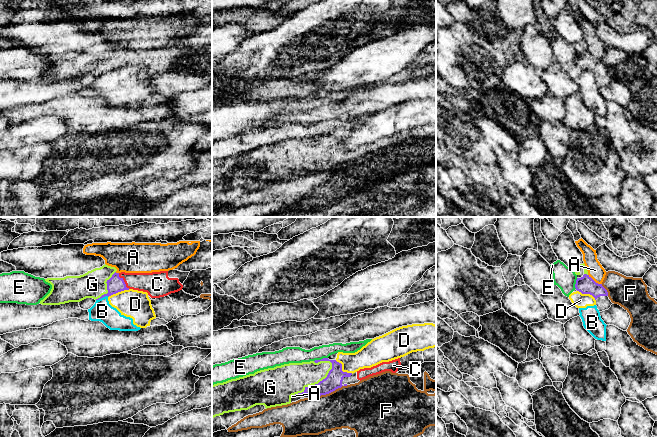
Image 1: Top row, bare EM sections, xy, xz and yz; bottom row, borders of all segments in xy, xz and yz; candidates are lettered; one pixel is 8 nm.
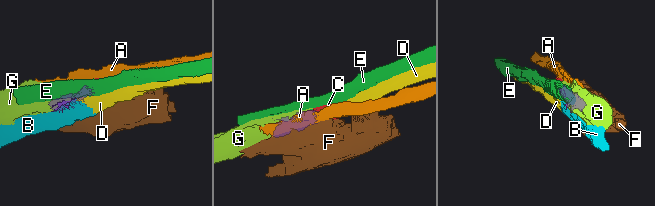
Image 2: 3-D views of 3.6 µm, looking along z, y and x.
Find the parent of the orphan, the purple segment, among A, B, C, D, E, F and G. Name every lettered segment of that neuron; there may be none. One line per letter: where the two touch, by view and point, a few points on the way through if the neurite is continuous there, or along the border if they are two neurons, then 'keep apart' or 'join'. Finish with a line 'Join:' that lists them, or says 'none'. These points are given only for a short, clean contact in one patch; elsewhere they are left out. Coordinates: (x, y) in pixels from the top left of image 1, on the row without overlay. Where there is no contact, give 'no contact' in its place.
A: meets purple in yz at (594, 57); keep apart
B: meets purple in xy at (102, 73); keep apart
C: meets purple in xy at (123, 57); runs through xy (115, 60), (123, 57), (154, 59); join
D: meets purple in xz at (341, 145); border along xz (335, 136), (341, 140), (343, 147), (352, 149); keep apart
E: meets purple in xz at (321, 135); border along xz (327, 133), (314, 137); keep apart
F: meets purple in xz at (327, 169); border along xz (342, 161), (328, 169), (313, 172); keep apart
G: meets purple in xz at (316, 160); join
Join: C, G

